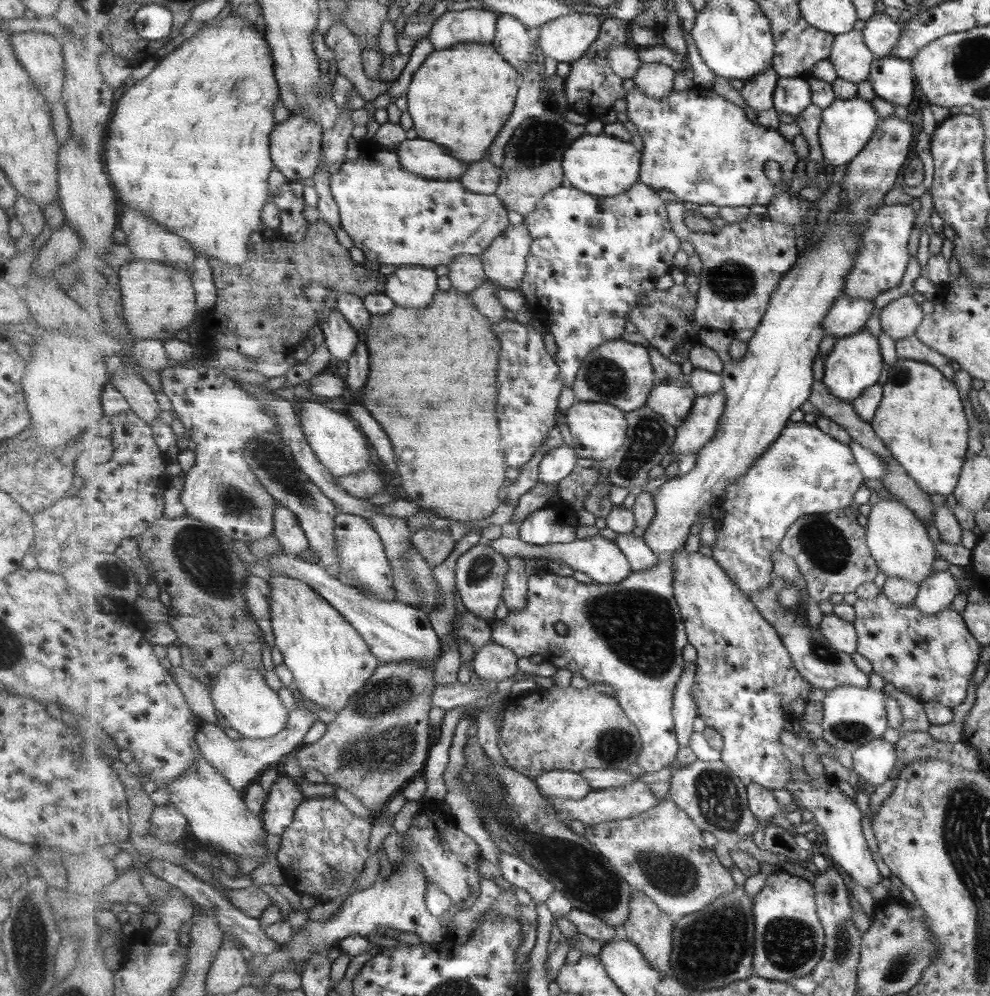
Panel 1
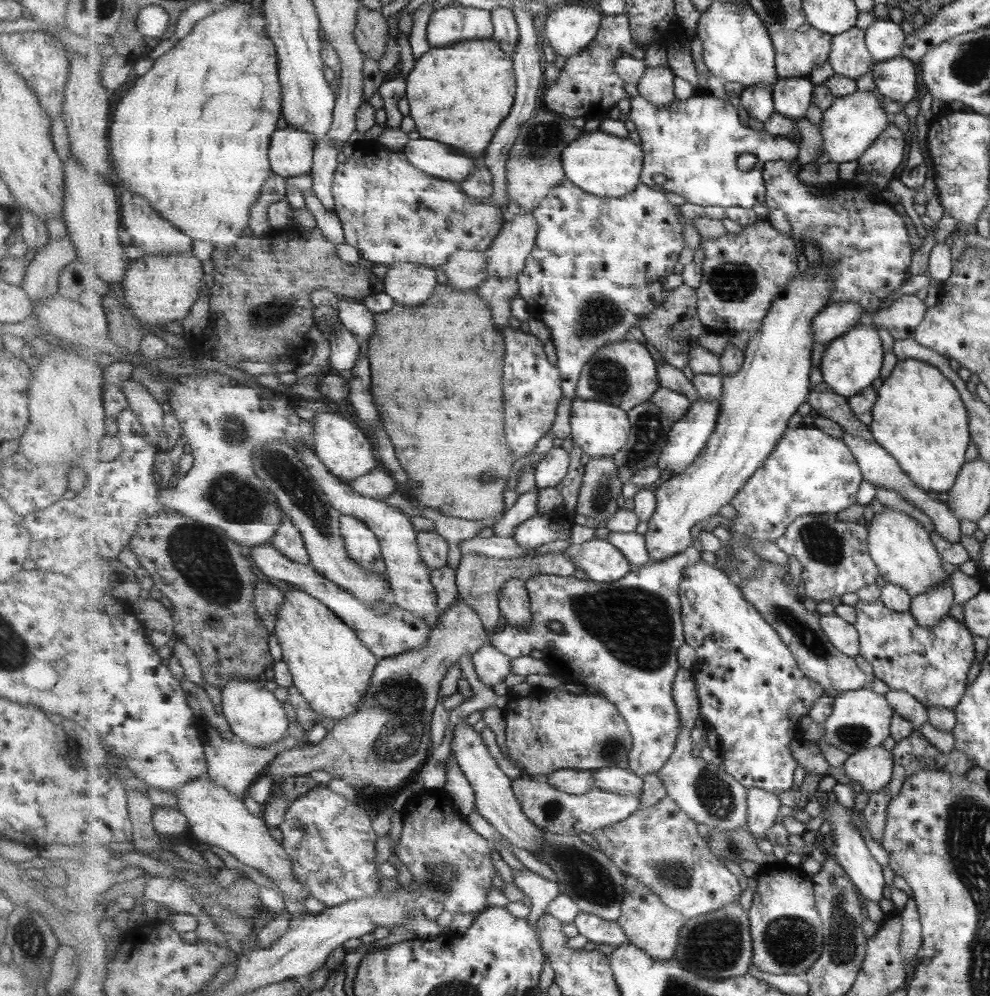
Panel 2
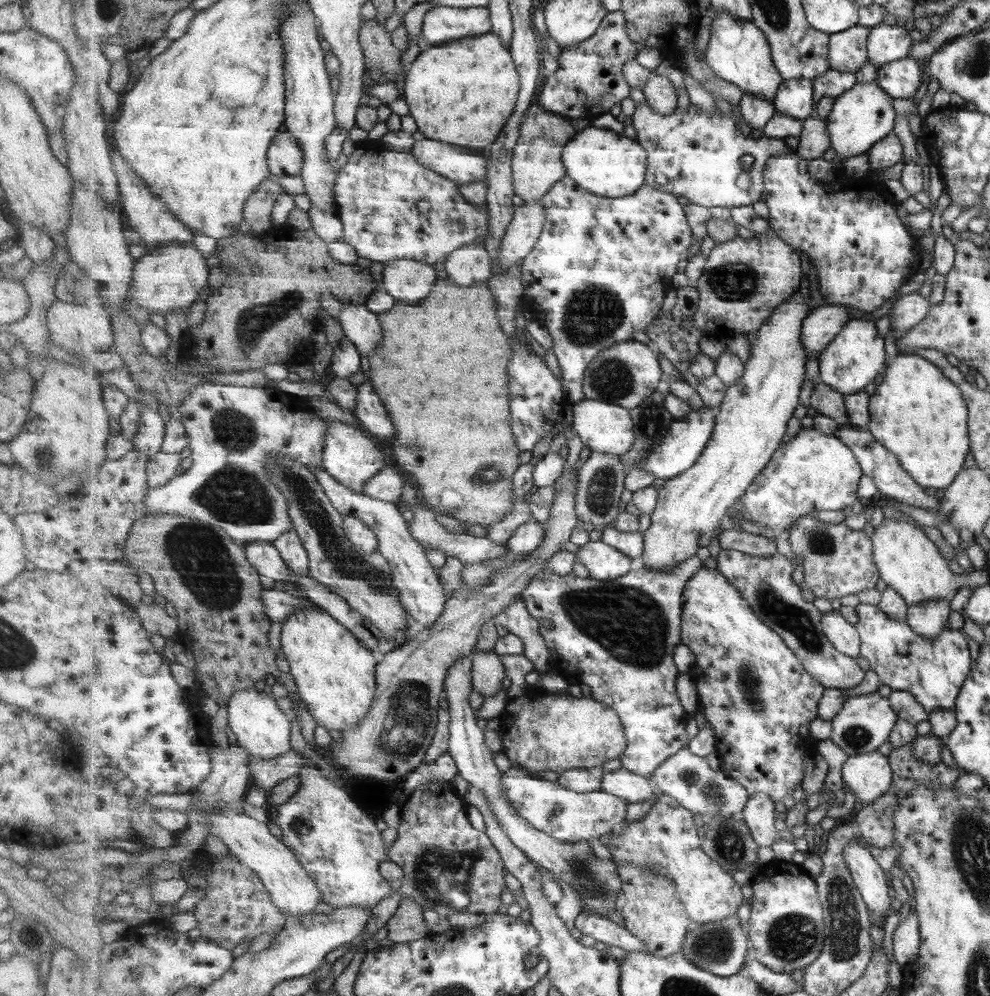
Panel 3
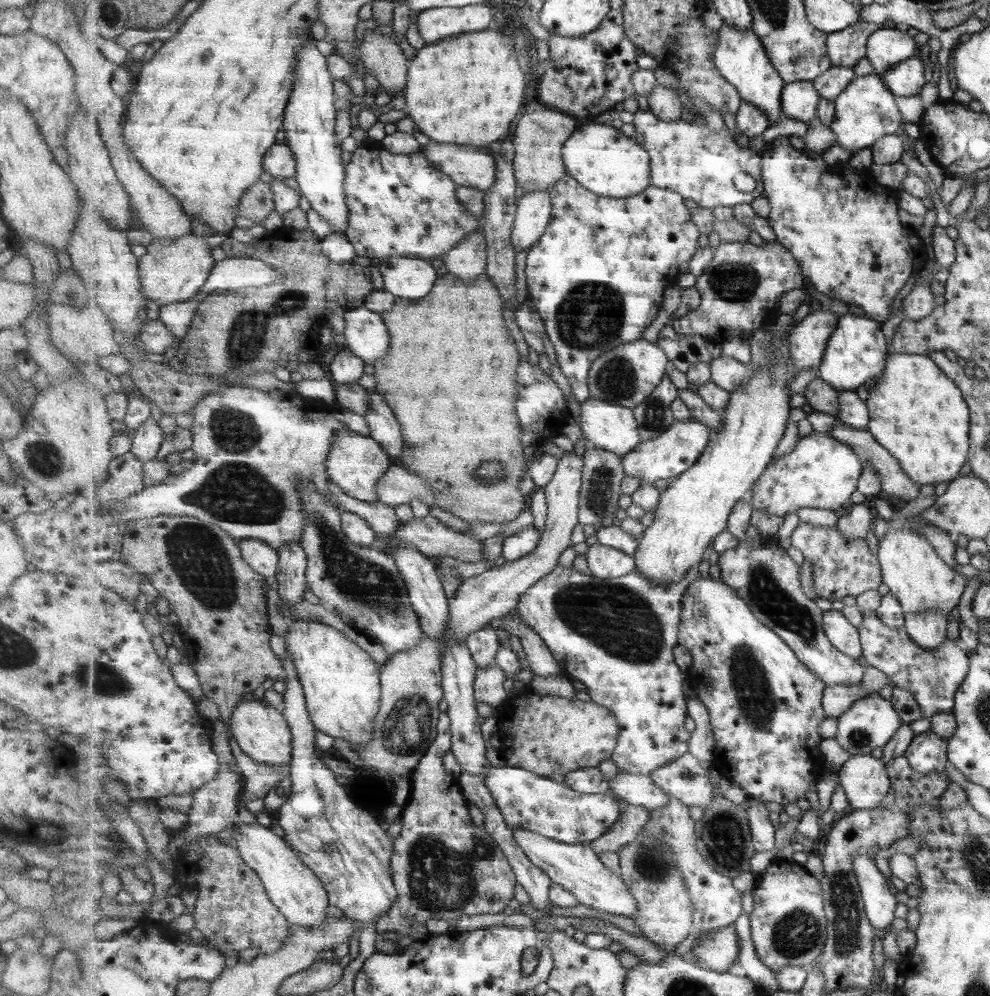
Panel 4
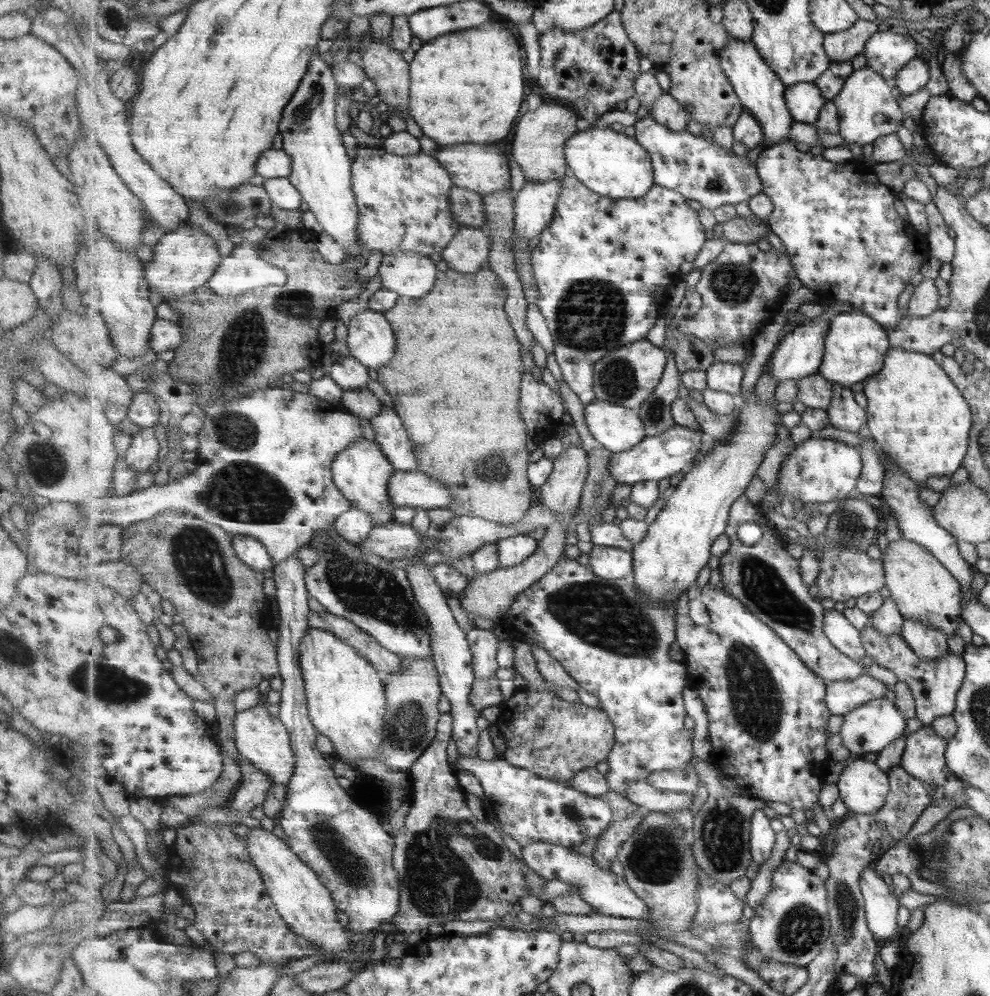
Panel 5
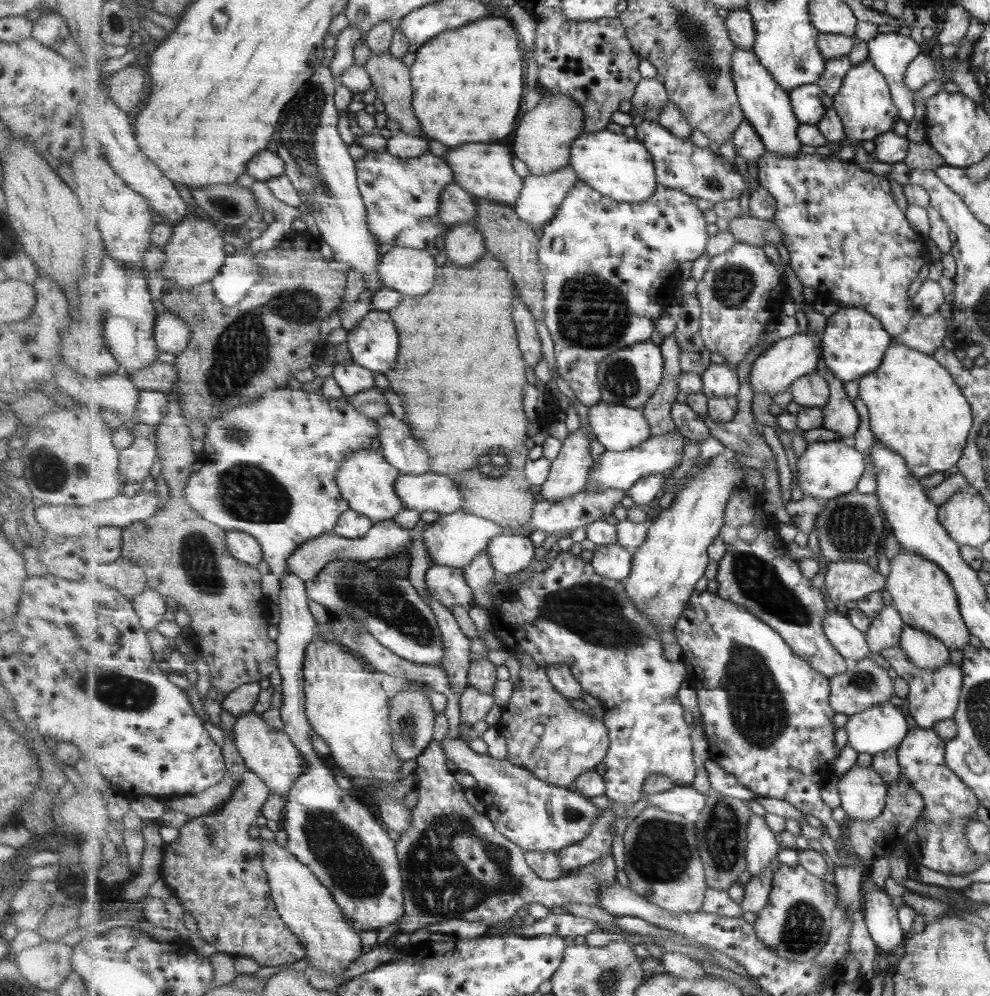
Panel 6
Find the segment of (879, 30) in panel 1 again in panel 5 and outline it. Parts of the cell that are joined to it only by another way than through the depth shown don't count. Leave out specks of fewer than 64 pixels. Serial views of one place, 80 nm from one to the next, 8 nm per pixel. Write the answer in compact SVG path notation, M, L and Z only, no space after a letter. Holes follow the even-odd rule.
M886 27L880 29L866 44L867 66L882 74L893 86L895 75L907 62L916 58L915 43L908 34L891 33Z

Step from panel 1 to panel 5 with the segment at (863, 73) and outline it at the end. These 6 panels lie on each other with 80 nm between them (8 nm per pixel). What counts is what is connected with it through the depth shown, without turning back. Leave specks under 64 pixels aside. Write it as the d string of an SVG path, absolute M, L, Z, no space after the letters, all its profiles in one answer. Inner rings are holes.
M857 21L849 30L835 33L825 33L823 44L828 57L832 62L842 63L855 58L857 54L864 54L869 39L880 29L884 29L882 23L875 24L873 21Z

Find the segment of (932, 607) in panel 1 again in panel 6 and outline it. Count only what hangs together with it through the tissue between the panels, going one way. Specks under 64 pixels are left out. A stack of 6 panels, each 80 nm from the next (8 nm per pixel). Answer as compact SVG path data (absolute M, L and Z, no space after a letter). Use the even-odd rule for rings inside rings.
M907 625L902 627L898 644L919 670L936 670L949 662L949 650L937 638Z

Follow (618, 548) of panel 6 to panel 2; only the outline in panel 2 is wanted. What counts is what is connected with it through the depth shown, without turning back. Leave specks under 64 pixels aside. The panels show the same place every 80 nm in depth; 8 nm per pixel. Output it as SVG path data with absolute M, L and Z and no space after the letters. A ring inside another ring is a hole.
M596 539L583 542L580 544L570 544L565 550L567 556L573 559L577 568L582 569L587 575L588 579L594 582L616 582L627 577L634 565L633 562L623 554L622 550L619 550L614 543L608 541L608 539Z

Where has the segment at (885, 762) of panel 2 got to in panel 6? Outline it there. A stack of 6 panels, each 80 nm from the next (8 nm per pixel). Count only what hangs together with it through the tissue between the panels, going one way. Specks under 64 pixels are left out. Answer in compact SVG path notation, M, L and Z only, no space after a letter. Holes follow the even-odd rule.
M871 765L853 766L840 777L838 783L840 806L853 821L871 822L886 809L889 786Z

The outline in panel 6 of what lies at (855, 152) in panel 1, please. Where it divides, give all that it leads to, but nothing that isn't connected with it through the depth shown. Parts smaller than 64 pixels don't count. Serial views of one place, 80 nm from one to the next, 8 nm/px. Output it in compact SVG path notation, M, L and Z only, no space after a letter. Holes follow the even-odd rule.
M866 58L853 64L845 77L841 90L834 97L834 108L845 126L845 134L851 142L874 141L881 134L893 131L899 120L898 108L891 99L890 83L876 66Z

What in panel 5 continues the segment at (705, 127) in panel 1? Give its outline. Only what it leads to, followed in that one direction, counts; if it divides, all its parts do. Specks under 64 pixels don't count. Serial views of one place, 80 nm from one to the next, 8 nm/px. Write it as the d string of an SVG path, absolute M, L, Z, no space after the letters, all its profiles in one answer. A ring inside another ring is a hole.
M651 114L636 120L634 128L636 129L635 138L637 142L652 156L655 184L679 191L685 198L696 200L704 208L713 211L724 204L736 206L736 204L748 201L752 196L759 194L764 188L762 179L759 177L759 171L757 171L757 163L749 162L747 157L738 158L732 151L719 147L715 140L709 142L704 138L705 131L700 136L693 136L689 130L673 131L671 128L655 121Z

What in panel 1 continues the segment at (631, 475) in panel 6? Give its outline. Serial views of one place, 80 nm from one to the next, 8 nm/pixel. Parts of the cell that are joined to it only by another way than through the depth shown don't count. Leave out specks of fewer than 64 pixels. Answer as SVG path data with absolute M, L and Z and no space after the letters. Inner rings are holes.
M725 390L713 396L699 396L683 425L676 428L676 437L670 448L672 454L699 452L718 434L721 415L726 407Z

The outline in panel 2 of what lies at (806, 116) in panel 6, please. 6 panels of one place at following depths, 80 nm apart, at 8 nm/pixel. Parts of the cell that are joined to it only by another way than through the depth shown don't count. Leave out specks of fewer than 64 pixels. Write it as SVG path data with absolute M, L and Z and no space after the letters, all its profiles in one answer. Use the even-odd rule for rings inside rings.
M780 78L774 86L776 112L791 119L805 119L814 104L815 87L809 78Z

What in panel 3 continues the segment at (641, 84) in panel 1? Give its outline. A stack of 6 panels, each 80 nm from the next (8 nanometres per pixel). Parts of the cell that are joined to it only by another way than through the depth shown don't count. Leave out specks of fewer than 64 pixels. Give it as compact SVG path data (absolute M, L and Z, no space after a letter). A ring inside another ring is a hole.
M653 70L647 86L642 91L645 94L646 102L653 111L667 117L675 115L679 96L671 80L656 74Z

